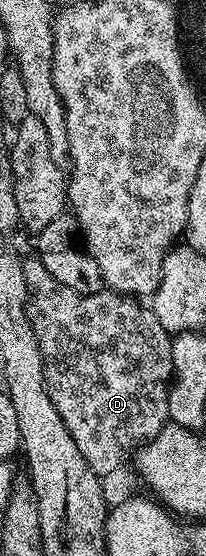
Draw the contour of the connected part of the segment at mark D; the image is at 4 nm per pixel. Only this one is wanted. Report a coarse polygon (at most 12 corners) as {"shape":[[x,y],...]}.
{"shape":[[22,259],[44,379],[100,479],[169,420],[172,334]]}

